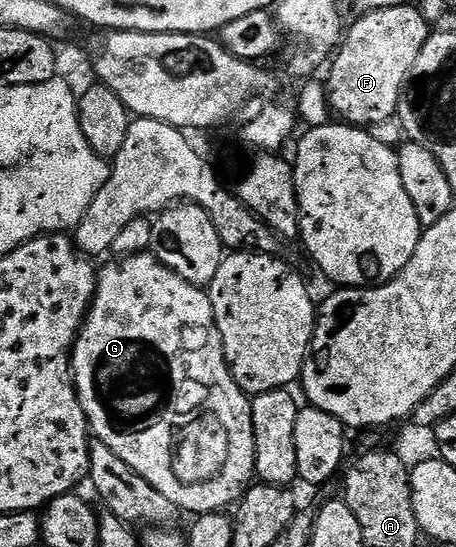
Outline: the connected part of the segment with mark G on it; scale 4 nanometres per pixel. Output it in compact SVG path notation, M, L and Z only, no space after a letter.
M145 251L114 259L111 265L97 270L94 283L94 301L86 310L86 319L78 331L78 338L74 341L72 354L72 368L74 370L74 386L78 392L80 403L84 407L84 415L90 424L91 434L97 440L103 441L136 475L140 475L164 499L172 499L176 507L183 514L197 515L199 513L220 513L229 510L231 506L242 500L243 493L250 488L255 480L254 464L256 463L256 443L254 442L254 428L252 427L251 398L238 386L224 355L224 343L216 323L216 315L212 311L210 294L203 286L188 283L188 279L180 279L176 271L164 267L160 259Z

